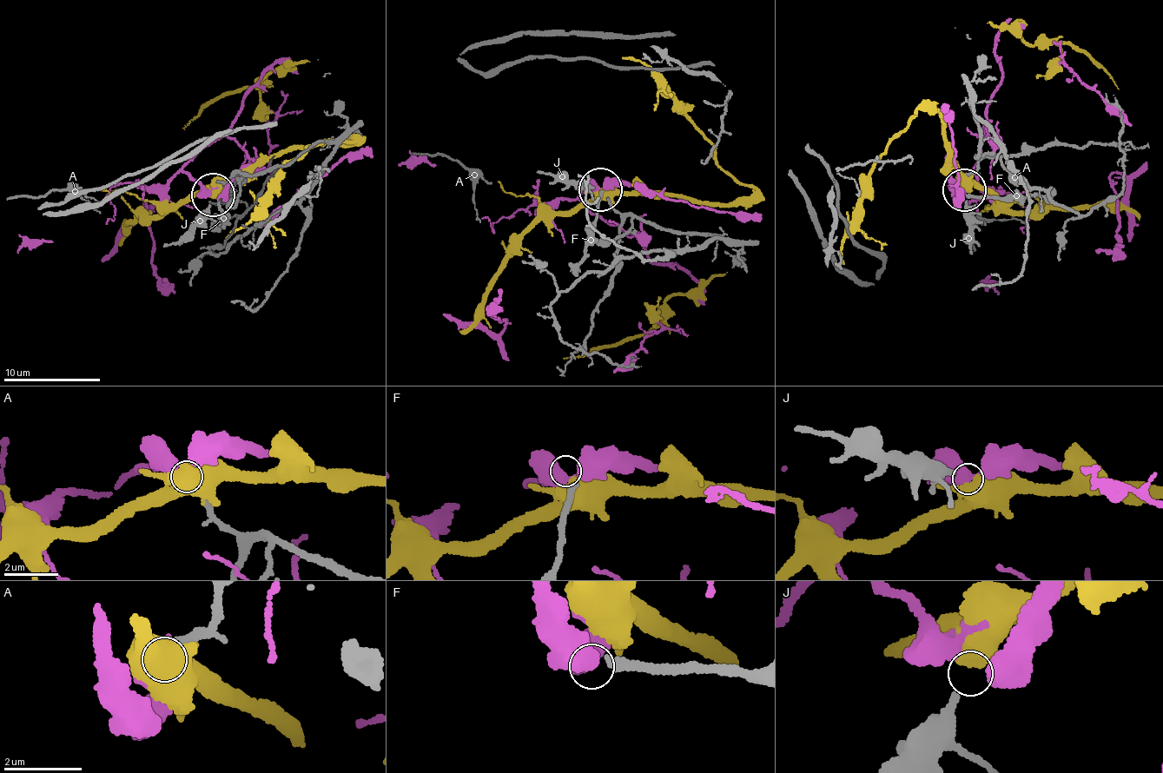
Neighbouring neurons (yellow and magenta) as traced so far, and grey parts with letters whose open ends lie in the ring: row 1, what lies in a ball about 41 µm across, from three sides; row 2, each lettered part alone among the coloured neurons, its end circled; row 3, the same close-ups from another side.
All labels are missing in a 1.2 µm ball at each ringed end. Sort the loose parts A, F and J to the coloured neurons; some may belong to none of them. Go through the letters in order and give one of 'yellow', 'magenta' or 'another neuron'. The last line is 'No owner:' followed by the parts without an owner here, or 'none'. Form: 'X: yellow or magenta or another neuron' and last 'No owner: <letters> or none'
A: another neuron
F: another neuron
J: yellow
No owner: A, F

